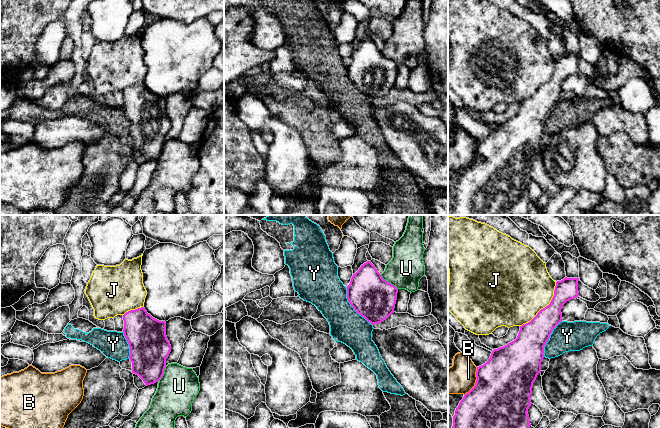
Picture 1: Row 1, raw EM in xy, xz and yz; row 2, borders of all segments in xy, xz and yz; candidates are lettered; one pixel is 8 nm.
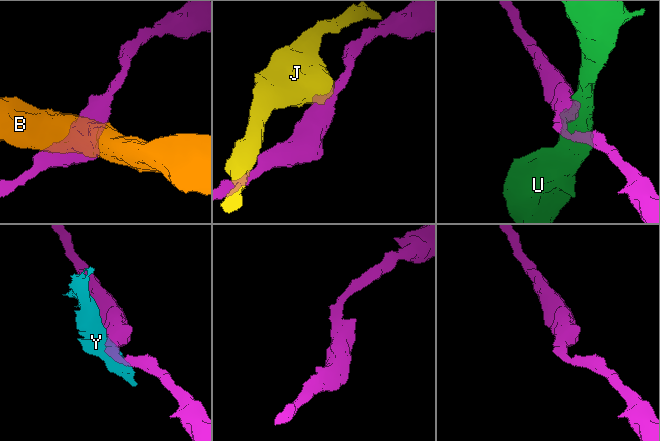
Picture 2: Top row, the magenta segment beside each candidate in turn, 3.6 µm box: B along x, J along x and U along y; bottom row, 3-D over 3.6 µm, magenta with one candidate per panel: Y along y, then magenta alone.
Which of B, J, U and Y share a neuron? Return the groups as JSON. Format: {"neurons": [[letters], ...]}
{"neurons": [["B"], ["J"], ["U"], ["Y"]]}

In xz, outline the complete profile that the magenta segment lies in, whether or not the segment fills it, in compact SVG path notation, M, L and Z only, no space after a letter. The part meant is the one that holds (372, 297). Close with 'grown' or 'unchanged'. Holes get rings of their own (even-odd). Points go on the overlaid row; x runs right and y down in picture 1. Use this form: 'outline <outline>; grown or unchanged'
outline M371 261L361 265L347 286L348 302L372 325L394 313L397 293L396 286L384 280Z; unchanged

